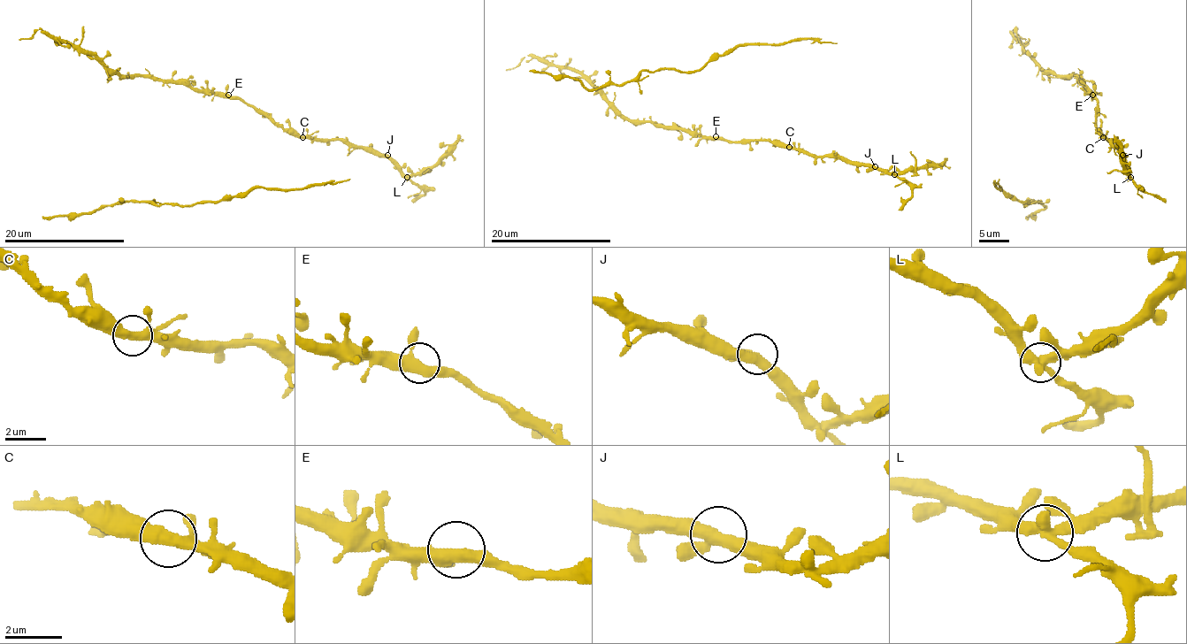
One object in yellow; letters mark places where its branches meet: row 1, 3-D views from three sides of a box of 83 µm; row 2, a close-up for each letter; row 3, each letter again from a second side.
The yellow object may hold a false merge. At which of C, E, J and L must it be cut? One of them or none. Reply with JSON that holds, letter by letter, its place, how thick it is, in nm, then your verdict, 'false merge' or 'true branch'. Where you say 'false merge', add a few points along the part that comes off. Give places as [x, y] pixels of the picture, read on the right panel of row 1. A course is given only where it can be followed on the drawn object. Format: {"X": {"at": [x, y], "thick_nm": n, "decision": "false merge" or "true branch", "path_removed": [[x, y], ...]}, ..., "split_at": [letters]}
{"C": {"at": [1103, 137], "thick_nm": 360, "decision": "true branch"}, "E": {"at": [1092, 95], "thick_nm": 400, "decision": "true branch"}, "J": {"at": [1122, 155], "thick_nm": 400, "decision": "true branch"}, "L": {"at": [1130, 177], "thick_nm": 400, "decision": "false merge", "path_removed": [[1129, 178], [1122, 163], [1122, 144], [1114, 134]]}, "split_at": ["L"]}

